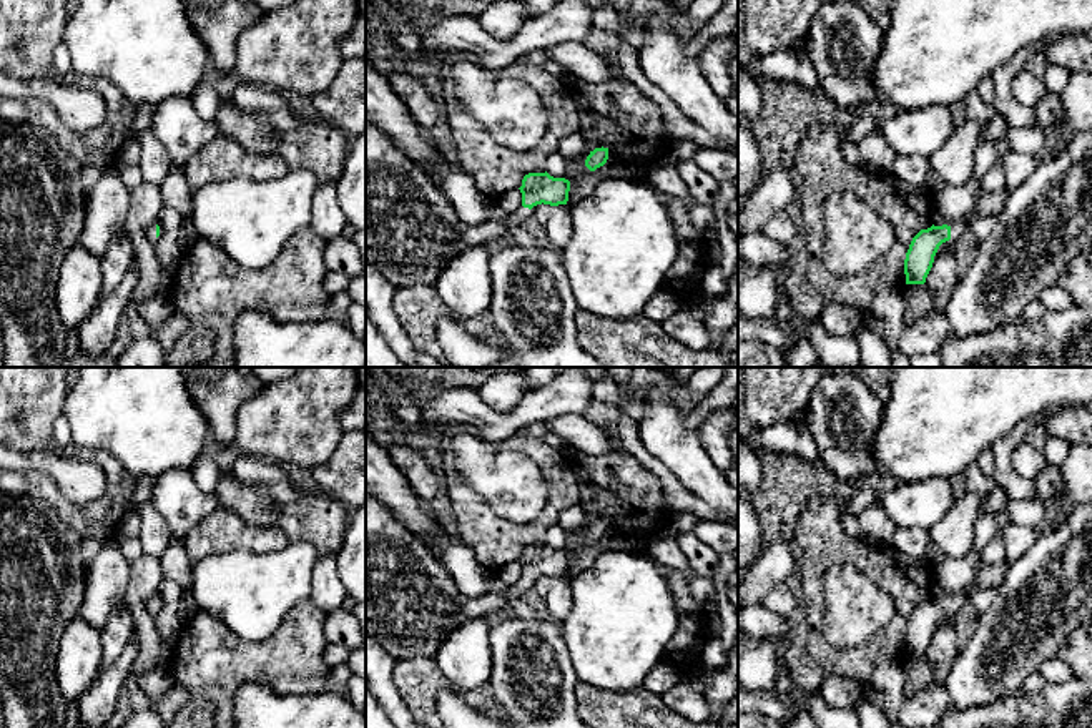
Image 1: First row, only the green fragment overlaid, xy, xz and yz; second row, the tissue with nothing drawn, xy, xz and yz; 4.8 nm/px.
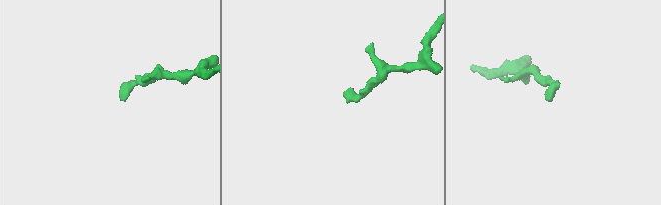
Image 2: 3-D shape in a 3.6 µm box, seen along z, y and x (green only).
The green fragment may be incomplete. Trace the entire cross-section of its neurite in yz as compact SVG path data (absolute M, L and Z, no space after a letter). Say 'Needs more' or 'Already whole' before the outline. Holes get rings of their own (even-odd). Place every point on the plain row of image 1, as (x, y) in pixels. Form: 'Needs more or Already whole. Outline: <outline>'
Needs more. Outline: M966 593L947 598L921 602L911 613L904 632L906 657L924 657L932 640L939 618L946 613L956 615L966 602Z

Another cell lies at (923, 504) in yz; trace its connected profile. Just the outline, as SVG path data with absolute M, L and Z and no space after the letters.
M949 477L903 482L889 490L881 504L896 527L929 530L942 520L954 502Z

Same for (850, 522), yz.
M848 504L839 507L839 514L841 514L841 524L844 527L844 532L853 539L863 539L858 517L849 510Z

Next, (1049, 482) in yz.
M1047 464L1034 480L1037 495L1054 504L1062 492L1062 474L1055 465Z

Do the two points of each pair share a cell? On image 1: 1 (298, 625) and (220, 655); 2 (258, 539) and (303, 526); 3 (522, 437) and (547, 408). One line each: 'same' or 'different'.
1: same
2: different
3: different

